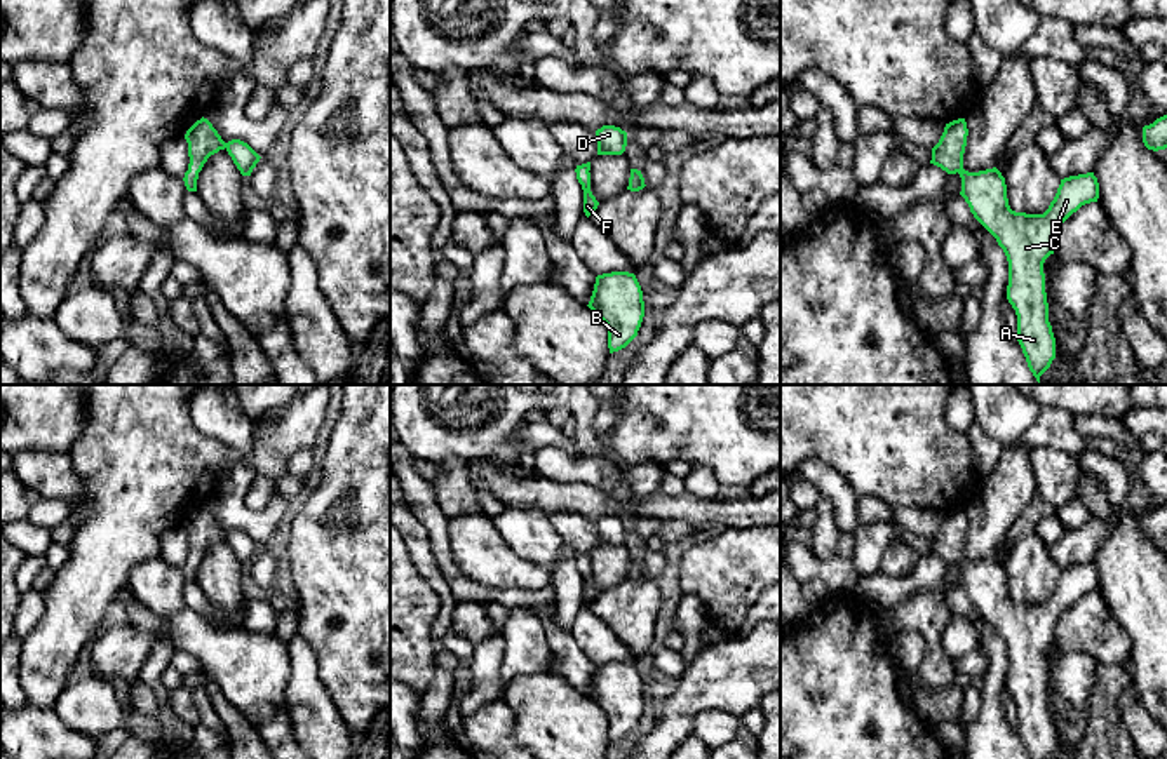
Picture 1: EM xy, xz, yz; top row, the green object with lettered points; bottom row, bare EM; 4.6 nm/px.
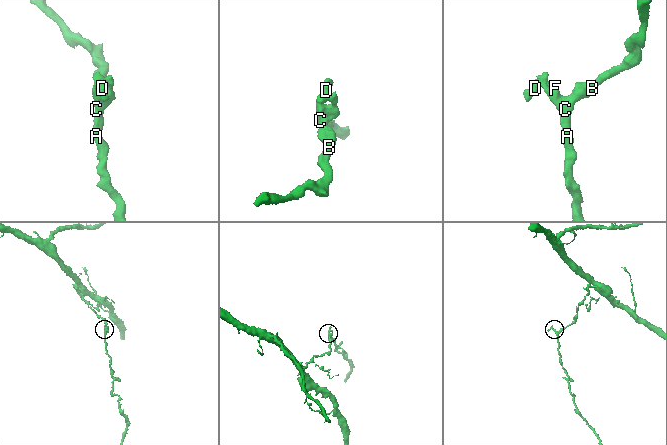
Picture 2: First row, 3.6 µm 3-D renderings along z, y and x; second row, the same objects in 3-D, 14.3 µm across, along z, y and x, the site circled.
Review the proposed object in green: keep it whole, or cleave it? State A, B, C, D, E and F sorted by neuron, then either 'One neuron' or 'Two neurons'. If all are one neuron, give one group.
Groups: A B C D E F. One neuron

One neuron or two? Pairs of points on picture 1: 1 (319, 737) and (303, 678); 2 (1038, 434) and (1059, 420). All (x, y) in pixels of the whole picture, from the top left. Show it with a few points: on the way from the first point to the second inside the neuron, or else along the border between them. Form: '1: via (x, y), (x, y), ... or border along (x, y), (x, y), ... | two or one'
1: via (319, 723), (319, 709), (305, 691) | one
2: via (1044, 432), (1054, 425) | one

